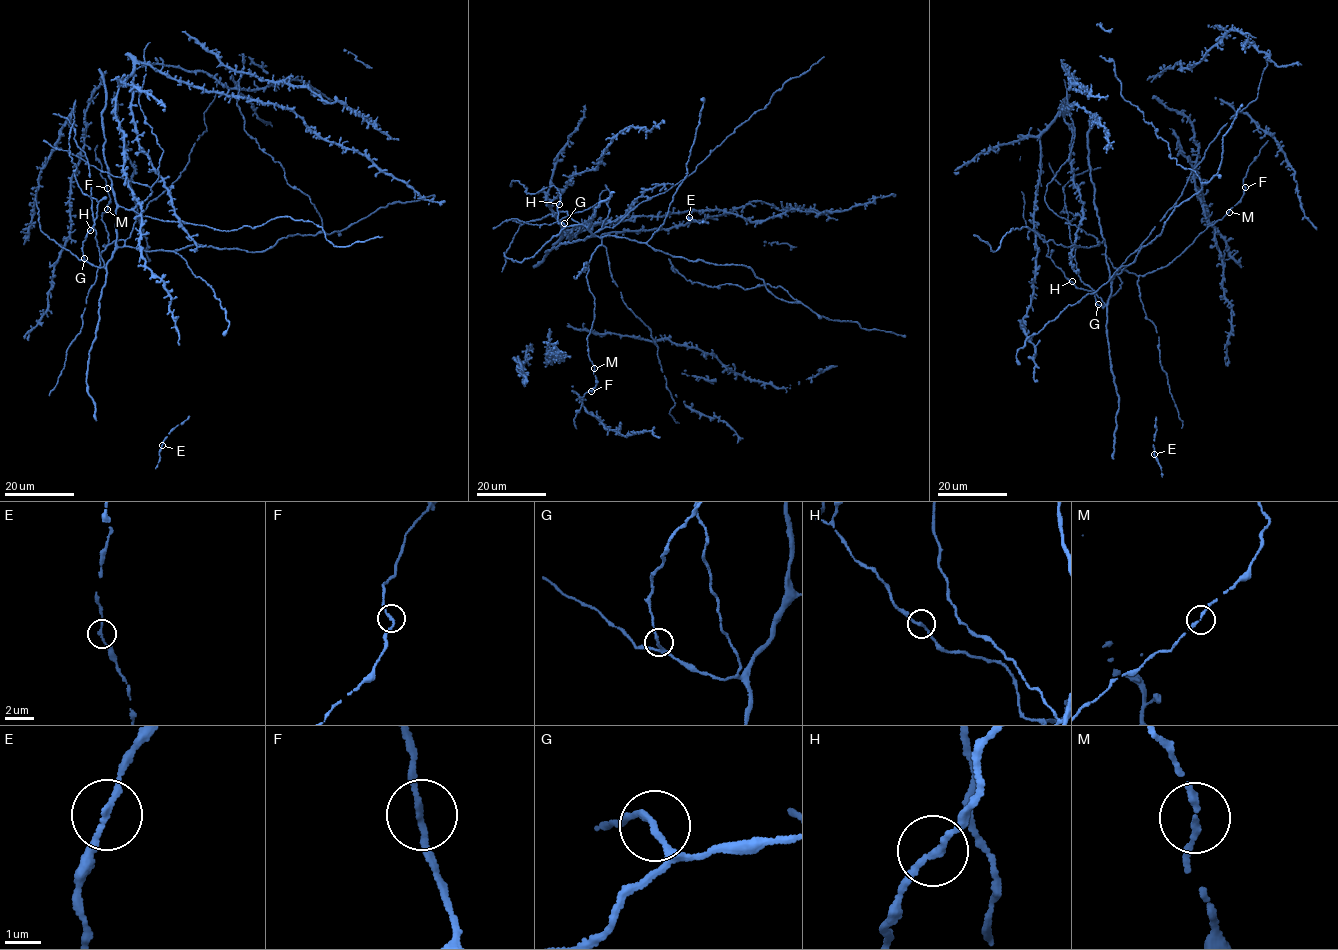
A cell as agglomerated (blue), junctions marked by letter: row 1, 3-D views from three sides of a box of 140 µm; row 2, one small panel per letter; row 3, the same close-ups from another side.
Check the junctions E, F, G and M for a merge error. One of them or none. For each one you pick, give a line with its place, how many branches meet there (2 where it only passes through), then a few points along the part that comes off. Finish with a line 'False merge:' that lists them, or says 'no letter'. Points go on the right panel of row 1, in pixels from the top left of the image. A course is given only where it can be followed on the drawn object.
False merge: no letter

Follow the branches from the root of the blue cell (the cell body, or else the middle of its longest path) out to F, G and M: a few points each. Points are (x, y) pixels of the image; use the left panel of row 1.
F: (116, 211), (116, 244), (124, 244), (118, 240), (105, 248), (109, 240), (101, 217), (110, 202), (107, 188)
G: (116, 211), (116, 247), (112, 258), (100, 268), (84, 259)
M: (116, 211), (116, 244), (121, 247), (124, 244), (118, 240), (105, 248), (109, 240), (101, 217), (107, 208)

